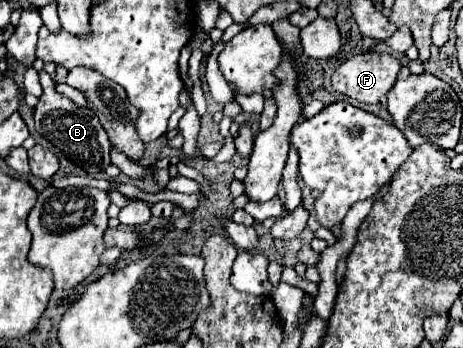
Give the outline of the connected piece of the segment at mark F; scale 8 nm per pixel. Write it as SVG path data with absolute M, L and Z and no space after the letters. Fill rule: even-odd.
M367 51L361 55L355 55L351 59L347 59L345 63L341 63L335 73L331 75L331 85L337 93L343 93L359 103L381 103L385 99L385 95L391 91L391 87L397 81L397 73L399 73L401 65L397 61L395 55L391 53L375 53L375 51Z

